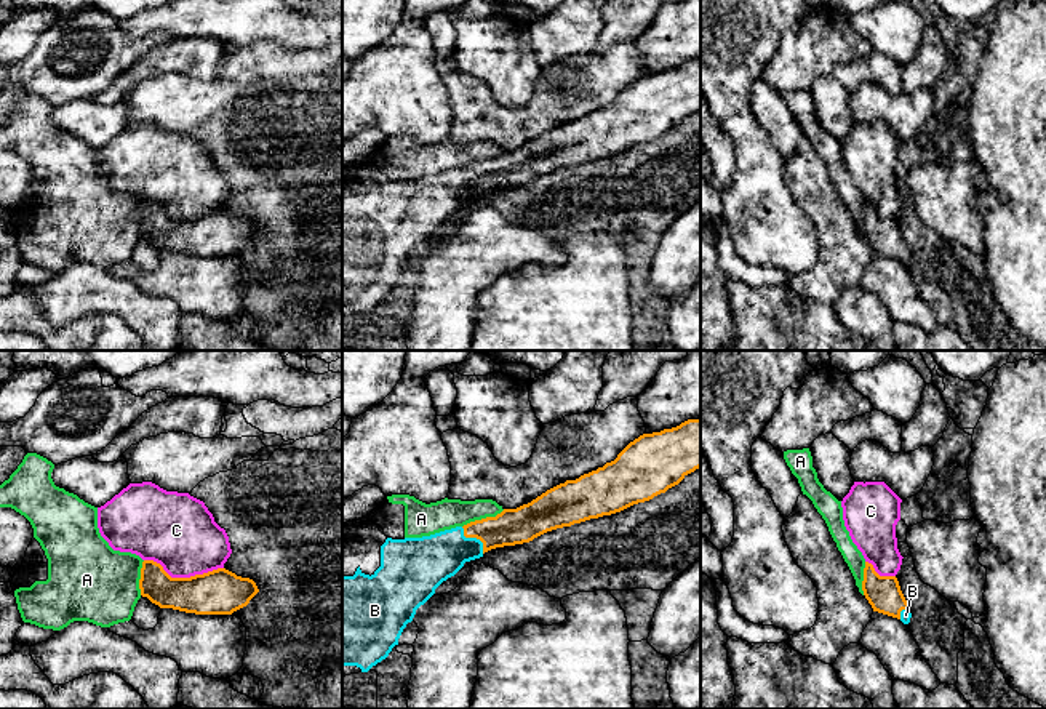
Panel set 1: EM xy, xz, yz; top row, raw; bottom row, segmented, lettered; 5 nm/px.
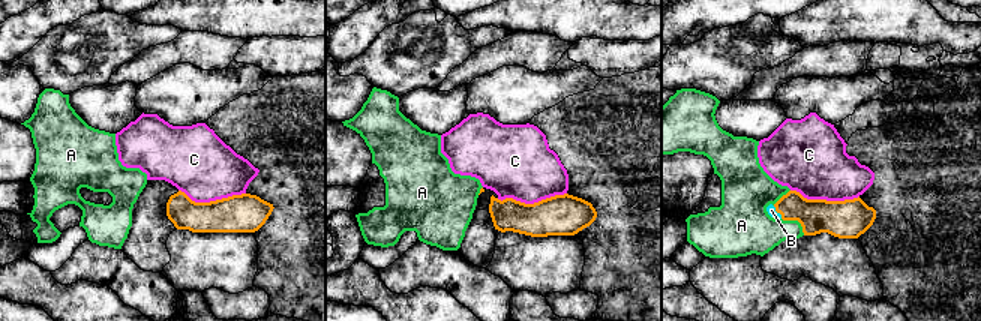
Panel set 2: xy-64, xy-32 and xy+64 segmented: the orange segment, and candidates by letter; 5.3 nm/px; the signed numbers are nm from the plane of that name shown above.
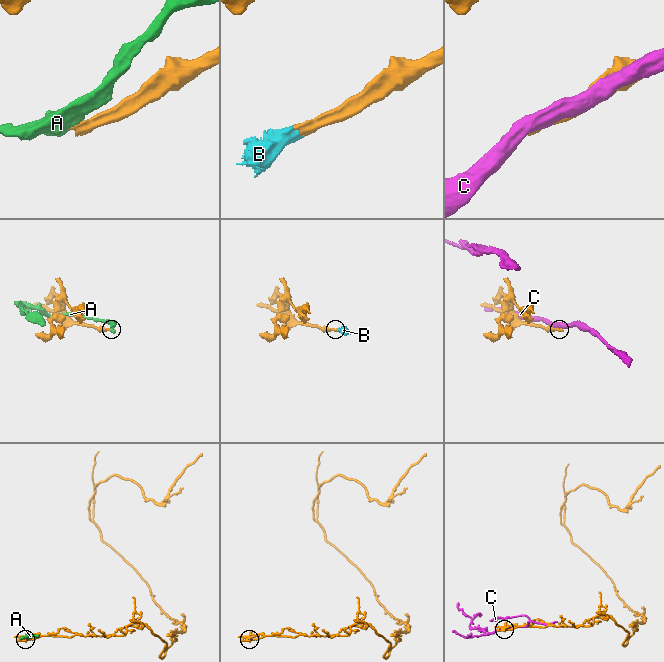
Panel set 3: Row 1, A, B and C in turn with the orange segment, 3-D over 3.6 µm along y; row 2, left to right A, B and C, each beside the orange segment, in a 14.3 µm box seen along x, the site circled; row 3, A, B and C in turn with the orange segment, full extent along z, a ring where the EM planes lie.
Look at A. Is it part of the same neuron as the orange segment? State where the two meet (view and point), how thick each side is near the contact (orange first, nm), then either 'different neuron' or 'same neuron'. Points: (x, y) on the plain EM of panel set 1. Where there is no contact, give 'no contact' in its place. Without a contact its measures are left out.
meets orange in xz at (483, 160); 180 nm thick on the orange side, 150 nm on the other; different neuron

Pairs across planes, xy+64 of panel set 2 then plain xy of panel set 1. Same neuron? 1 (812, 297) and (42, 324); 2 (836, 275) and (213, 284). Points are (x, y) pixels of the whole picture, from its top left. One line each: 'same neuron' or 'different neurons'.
1: different neurons
2: same neuron

